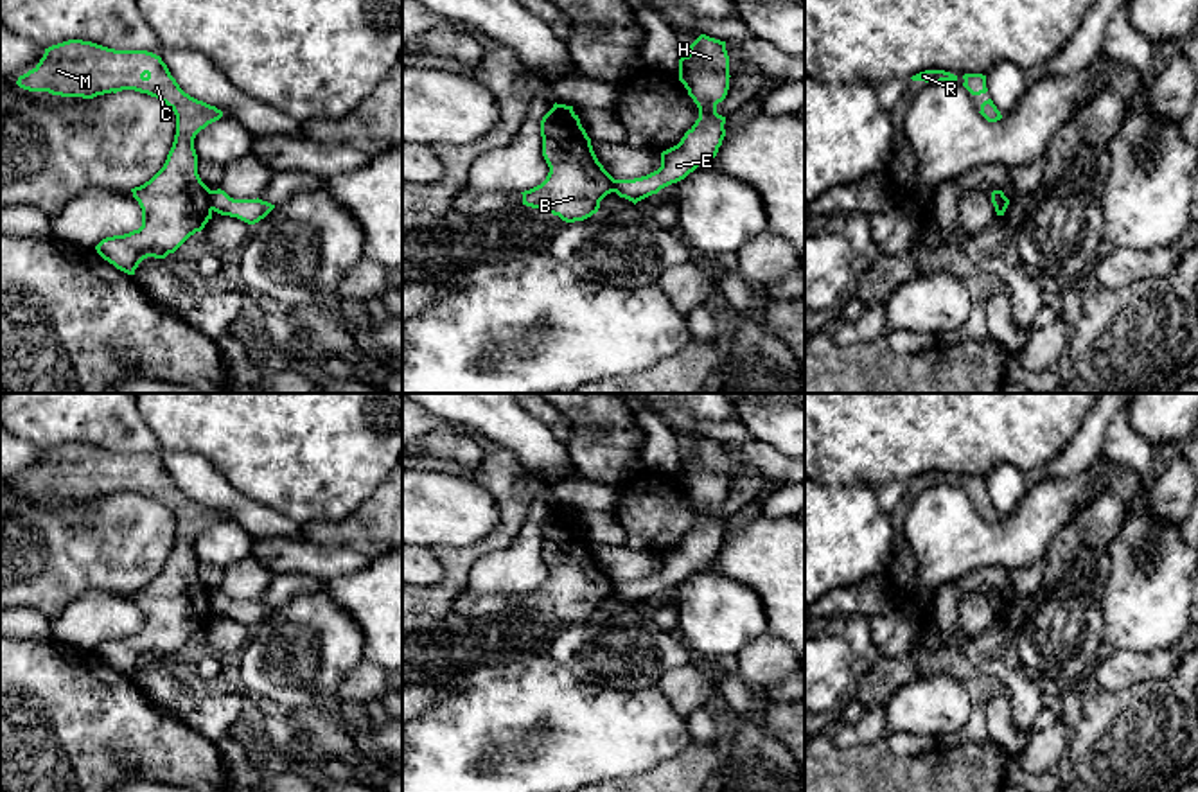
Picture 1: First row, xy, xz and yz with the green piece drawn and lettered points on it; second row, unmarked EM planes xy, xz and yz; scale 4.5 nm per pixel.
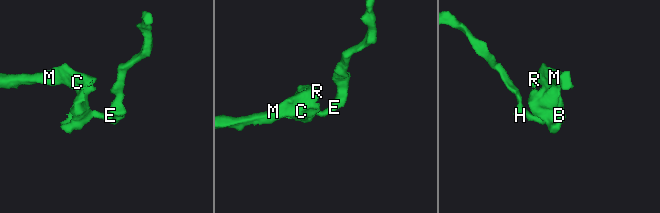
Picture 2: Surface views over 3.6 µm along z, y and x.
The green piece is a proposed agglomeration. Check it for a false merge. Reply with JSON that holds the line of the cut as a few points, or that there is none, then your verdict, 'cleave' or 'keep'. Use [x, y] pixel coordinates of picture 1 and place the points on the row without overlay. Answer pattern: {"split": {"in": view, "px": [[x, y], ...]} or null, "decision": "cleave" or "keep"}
{"split": {"in": "xy", "px": [[211, 593], [211, 607], [214, 611]]}, "decision": "cleave"}

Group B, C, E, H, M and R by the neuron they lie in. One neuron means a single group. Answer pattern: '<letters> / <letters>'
B C M R / E H

